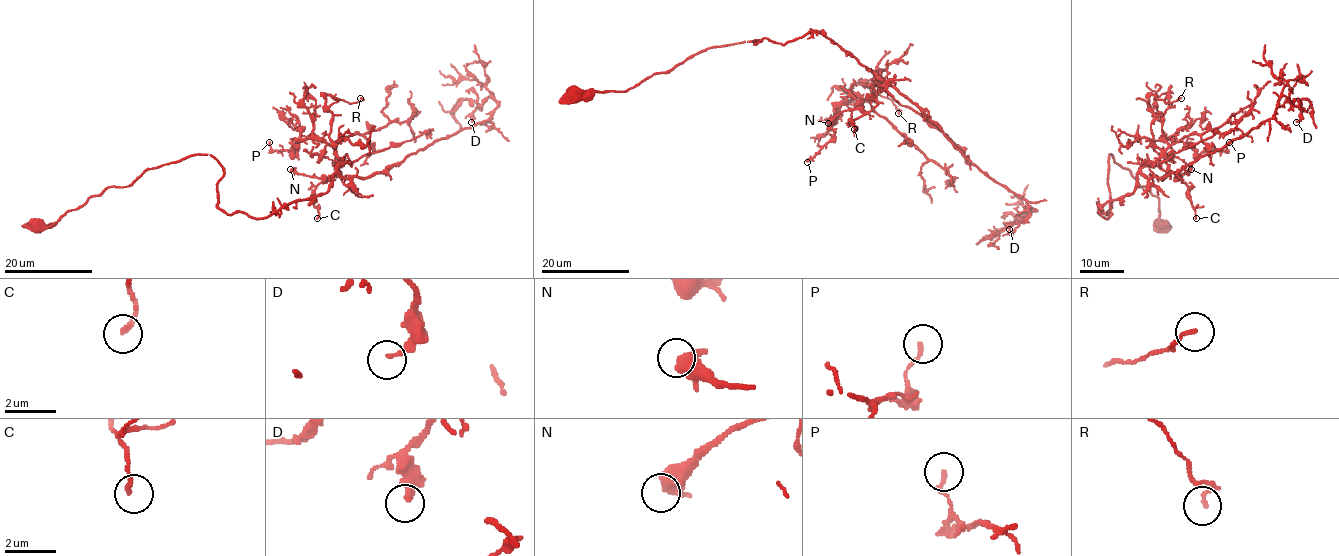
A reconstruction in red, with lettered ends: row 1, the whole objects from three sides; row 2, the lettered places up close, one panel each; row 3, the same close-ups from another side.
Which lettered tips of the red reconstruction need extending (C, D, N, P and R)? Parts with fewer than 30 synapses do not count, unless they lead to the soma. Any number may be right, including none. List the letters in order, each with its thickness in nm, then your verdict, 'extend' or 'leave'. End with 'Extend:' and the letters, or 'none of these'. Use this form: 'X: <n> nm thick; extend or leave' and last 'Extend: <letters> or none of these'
C: 180 nm thick; leave
D: 200 nm thick; leave
N: 420 nm thick; leave
P: 140 nm thick; leave
R: 120 nm thick; leave
Extend: none of these

